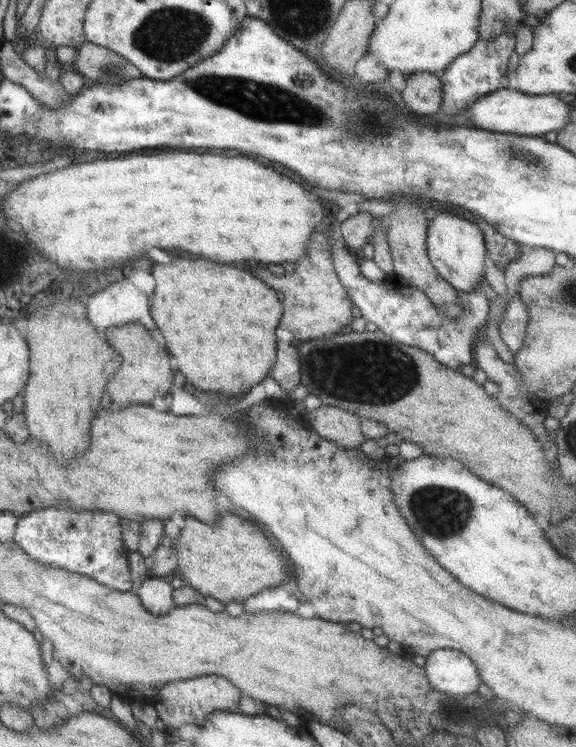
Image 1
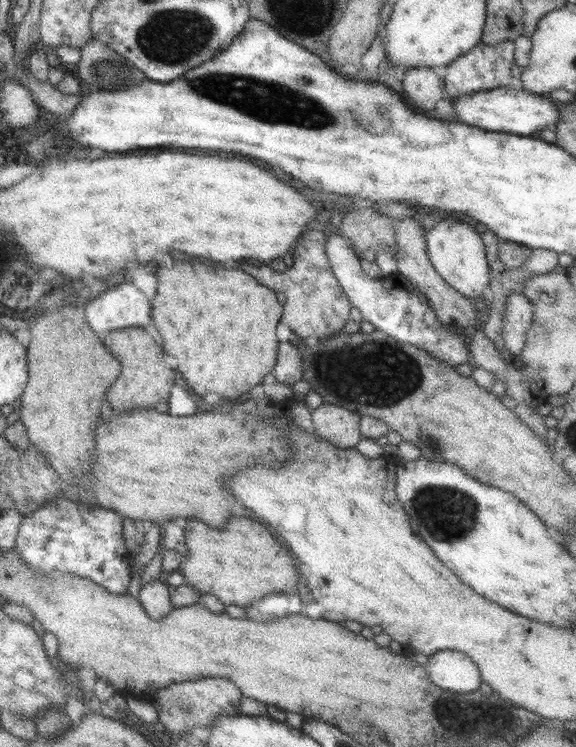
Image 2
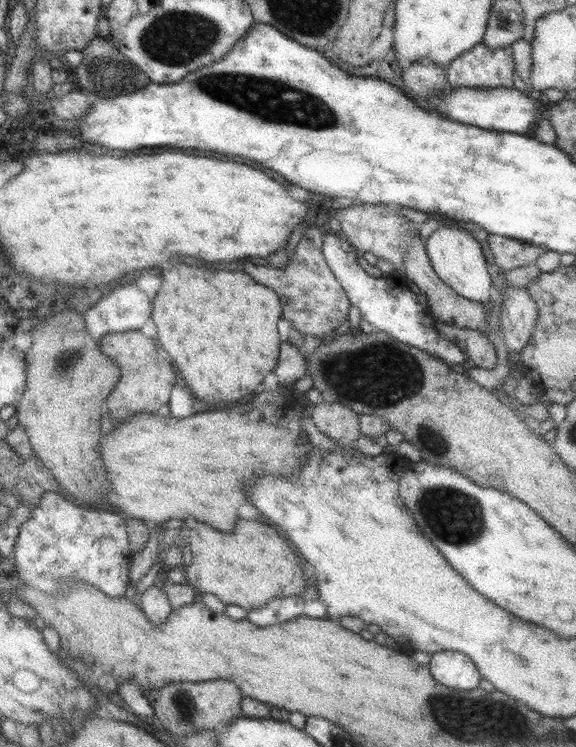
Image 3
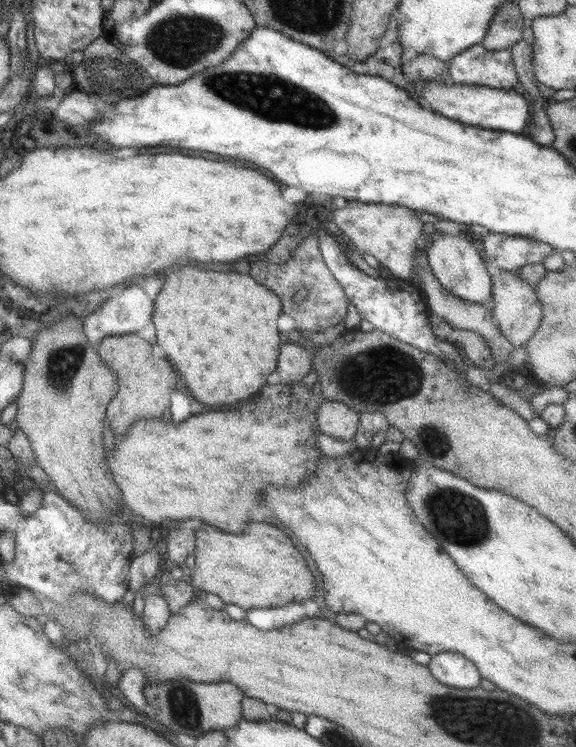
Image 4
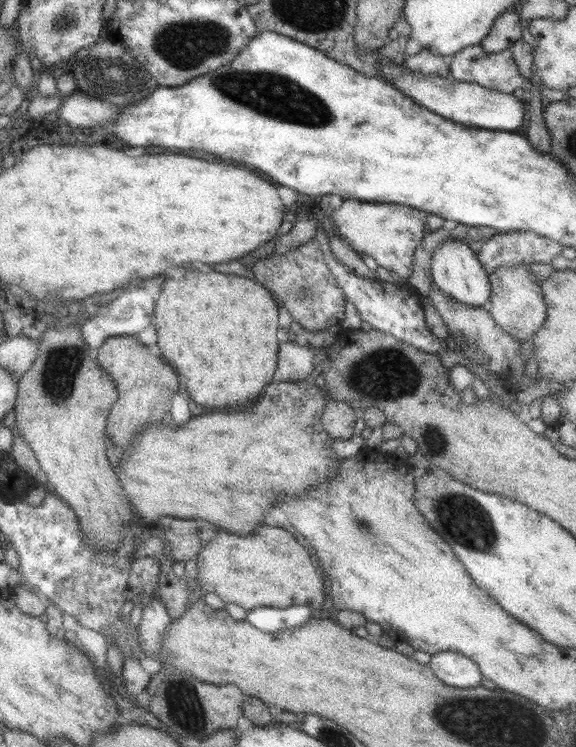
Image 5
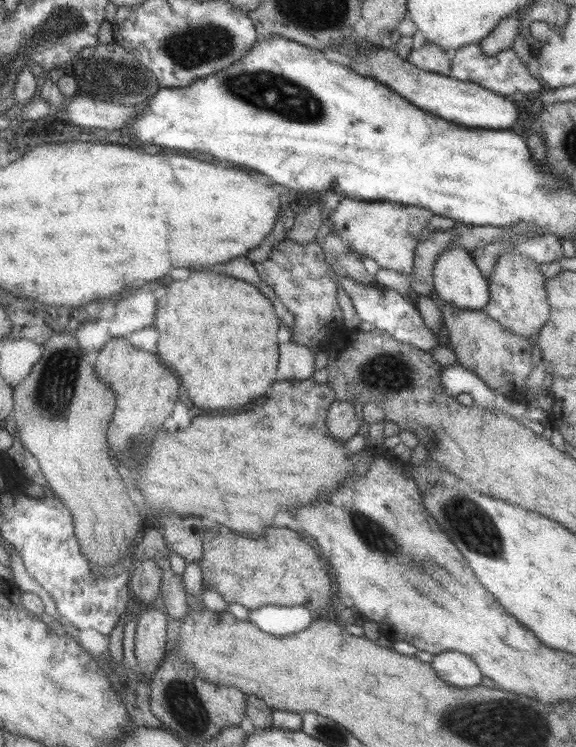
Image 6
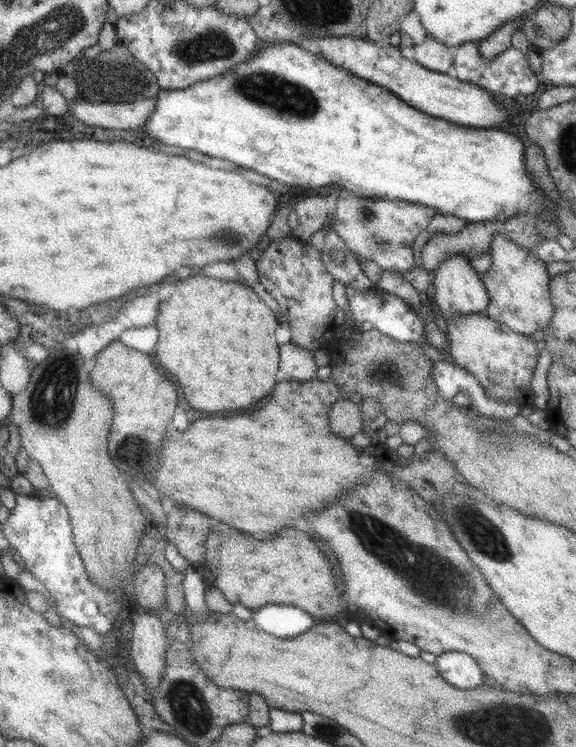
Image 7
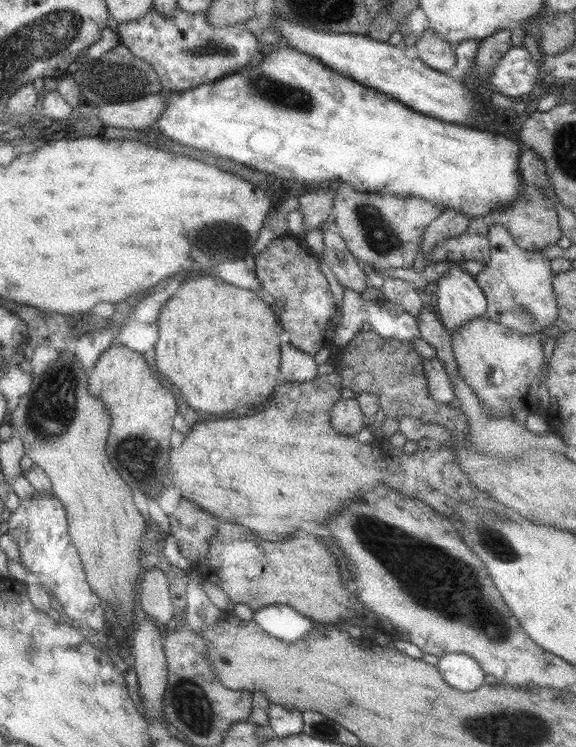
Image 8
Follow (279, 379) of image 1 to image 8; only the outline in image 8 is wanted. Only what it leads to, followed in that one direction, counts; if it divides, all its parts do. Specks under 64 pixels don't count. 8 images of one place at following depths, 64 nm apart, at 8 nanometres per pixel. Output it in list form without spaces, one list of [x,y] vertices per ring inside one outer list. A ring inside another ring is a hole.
[[[288,343],[280,344],[279,379],[289,382],[310,381],[318,374],[313,356]]]

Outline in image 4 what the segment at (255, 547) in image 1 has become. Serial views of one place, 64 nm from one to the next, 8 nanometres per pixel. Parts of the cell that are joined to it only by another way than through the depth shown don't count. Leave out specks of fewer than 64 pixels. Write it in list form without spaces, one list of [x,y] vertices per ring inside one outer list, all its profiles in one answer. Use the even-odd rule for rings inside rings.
[[[247,522],[239,534],[221,532],[207,523],[201,523],[199,528],[194,532],[194,564],[186,575],[195,589],[216,594],[224,604],[237,605],[246,611],[312,598],[314,577],[283,530],[265,522]]]

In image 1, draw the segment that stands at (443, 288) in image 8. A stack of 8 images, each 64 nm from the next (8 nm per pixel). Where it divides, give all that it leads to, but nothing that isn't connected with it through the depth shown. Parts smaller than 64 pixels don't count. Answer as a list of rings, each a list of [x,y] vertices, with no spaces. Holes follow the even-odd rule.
[[[439,213],[426,230],[426,255],[436,272],[457,291],[471,291],[484,279],[485,246],[477,224],[449,213]]]

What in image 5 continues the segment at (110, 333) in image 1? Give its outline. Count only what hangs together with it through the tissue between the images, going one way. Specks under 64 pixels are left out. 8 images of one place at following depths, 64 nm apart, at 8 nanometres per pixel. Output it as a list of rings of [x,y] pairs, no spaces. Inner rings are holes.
[[[130,335],[109,337],[98,348],[97,364],[101,371],[111,377],[117,389],[117,398],[107,415],[107,436],[115,446],[127,448],[137,428],[145,424],[160,423],[165,412],[171,408],[171,401],[181,381],[174,368],[161,357],[133,339]]]

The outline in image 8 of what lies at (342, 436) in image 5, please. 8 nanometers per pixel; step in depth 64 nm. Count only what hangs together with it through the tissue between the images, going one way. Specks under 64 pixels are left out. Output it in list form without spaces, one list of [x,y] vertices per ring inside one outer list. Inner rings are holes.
[[[339,398],[331,407],[330,424],[333,430],[347,437],[356,436],[365,427],[362,419],[363,414],[355,398]]]

